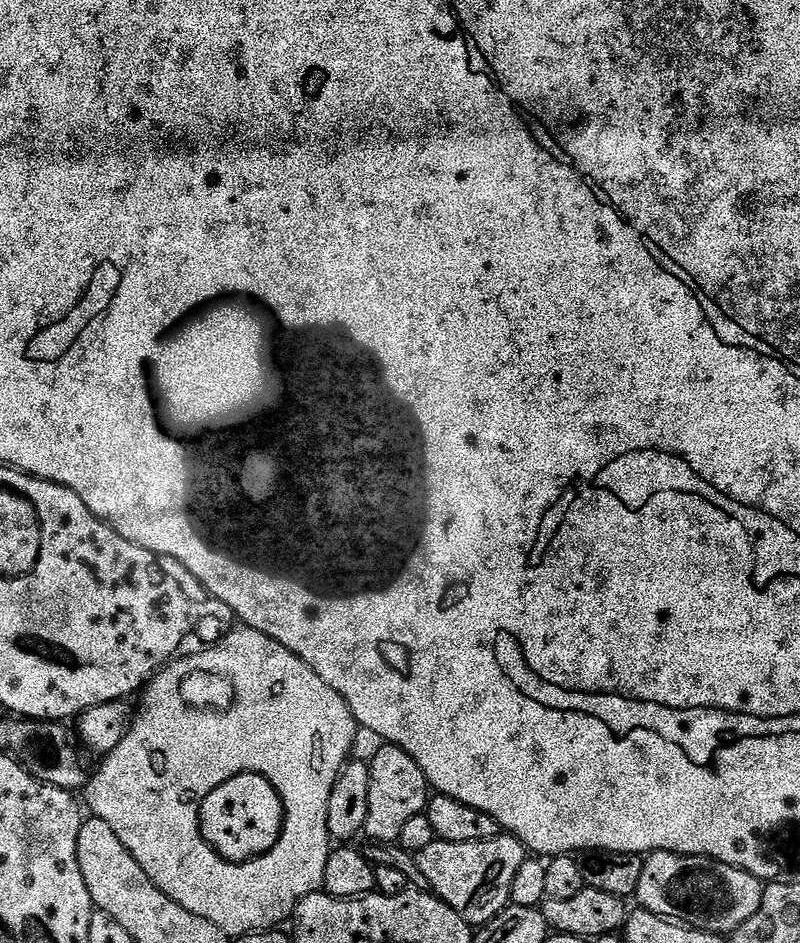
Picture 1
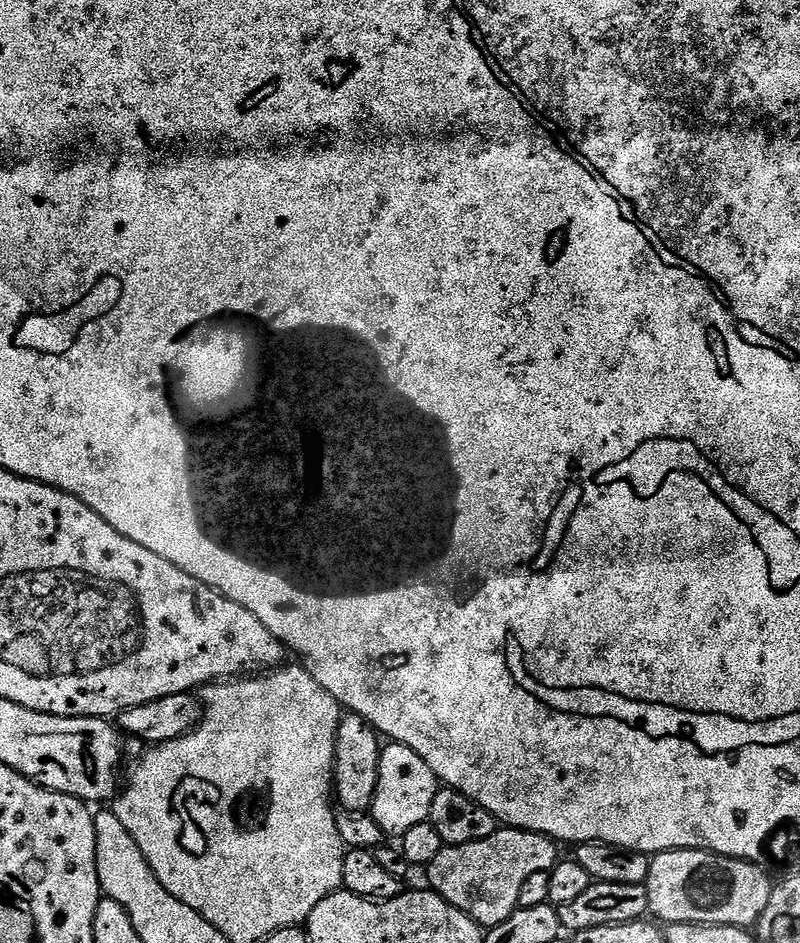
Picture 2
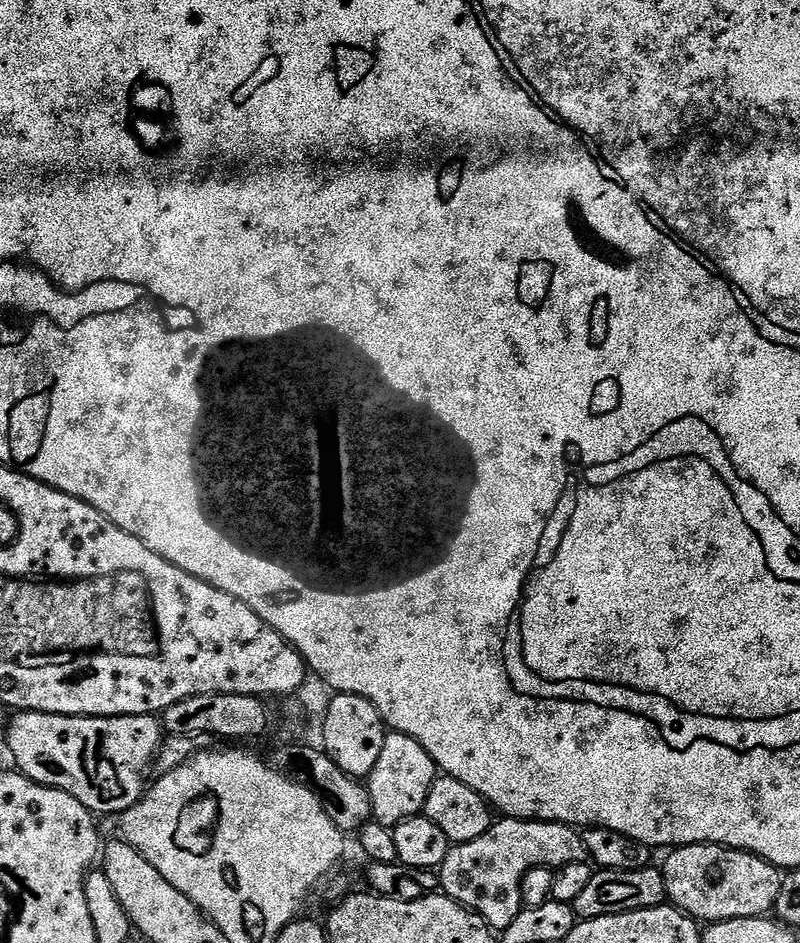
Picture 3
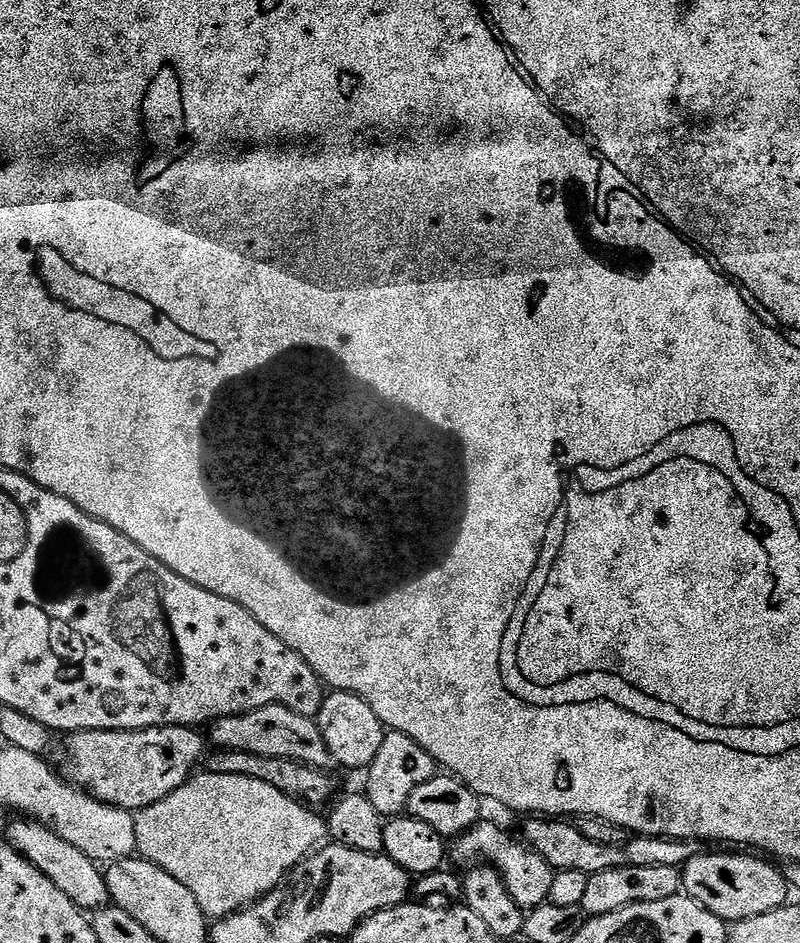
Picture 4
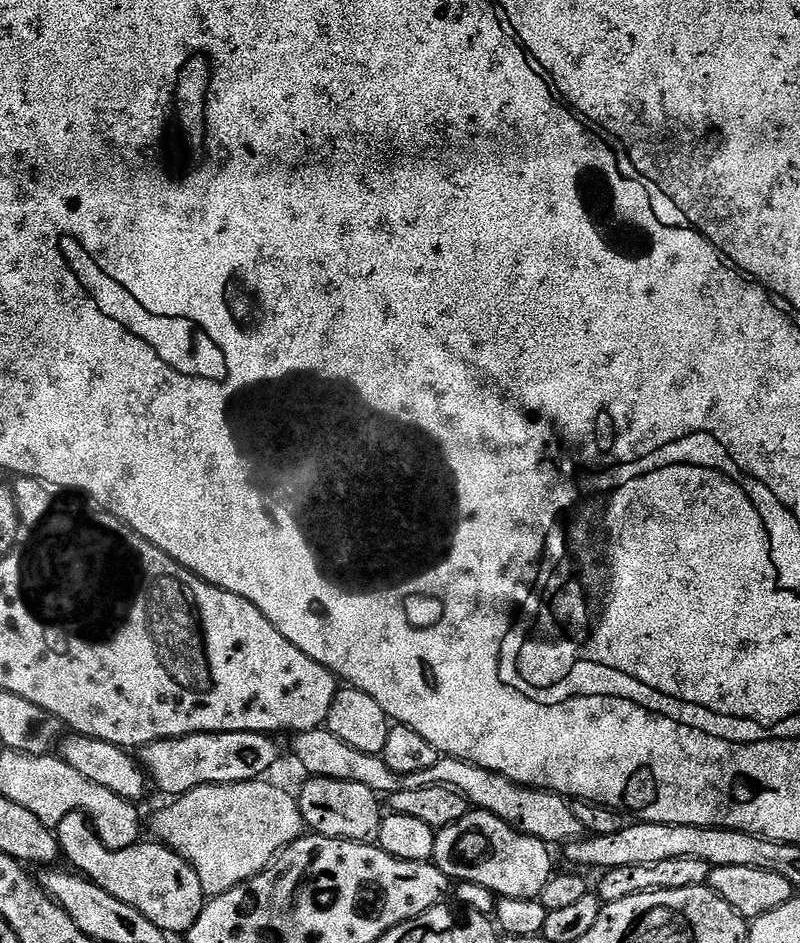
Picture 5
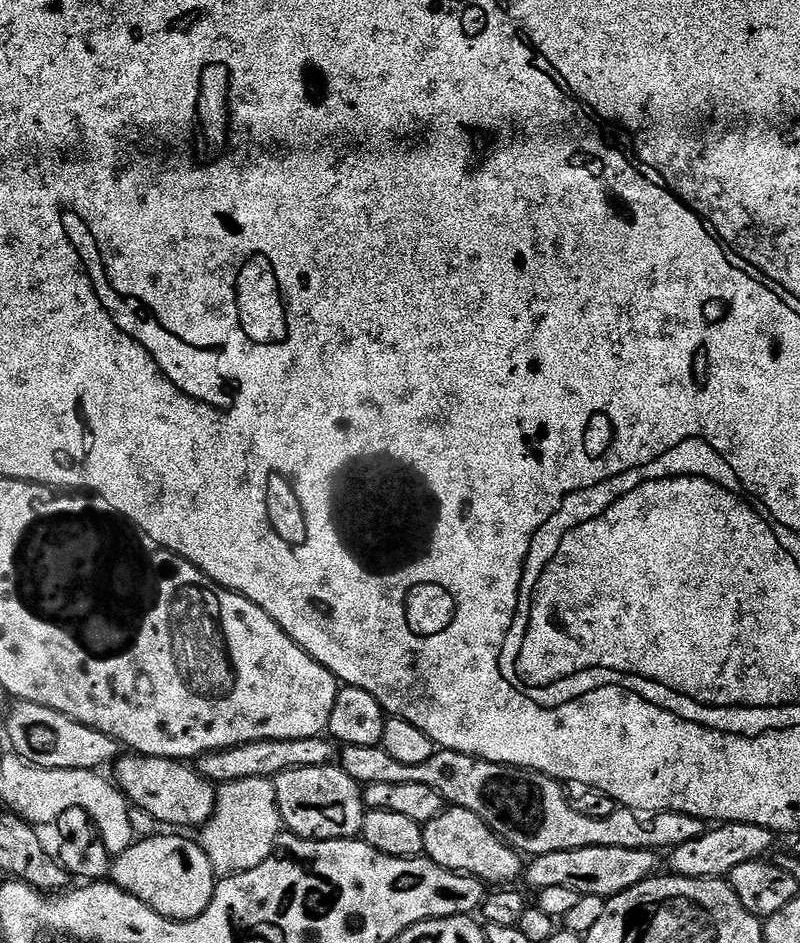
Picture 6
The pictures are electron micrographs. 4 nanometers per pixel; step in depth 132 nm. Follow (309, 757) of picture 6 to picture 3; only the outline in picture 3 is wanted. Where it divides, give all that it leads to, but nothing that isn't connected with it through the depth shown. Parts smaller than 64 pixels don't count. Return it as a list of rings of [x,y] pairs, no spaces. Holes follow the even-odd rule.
[[[17,711],[15,715],[9,719],[6,725],[8,731],[8,752],[12,755],[12,760],[17,769],[23,772],[25,776],[30,777],[34,782],[38,782],[42,786],[50,786],[62,790],[66,794],[70,794],[74,798],[78,798],[78,802],[82,802],[82,806],[86,806],[94,814],[101,817],[122,814],[126,810],[130,810],[141,798],[144,797],[146,791],[146,783],[144,779],[149,779],[152,762],[159,751],[161,744],[165,740],[166,733],[162,727],[161,721],[155,715],[150,716],[63,716],[62,714],[46,714],[45,712],[21,712]]]

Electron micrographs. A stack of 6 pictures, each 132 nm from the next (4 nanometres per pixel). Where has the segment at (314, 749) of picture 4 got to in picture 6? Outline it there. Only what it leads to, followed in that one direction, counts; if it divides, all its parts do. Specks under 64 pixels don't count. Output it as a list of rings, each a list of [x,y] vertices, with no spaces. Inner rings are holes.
[[[344,746],[338,752],[338,767],[361,786],[378,782],[418,782],[421,786],[430,786],[449,805],[478,814],[500,839],[528,858],[579,848],[671,850],[706,831],[705,821],[681,812],[634,812],[620,808],[610,818],[586,818],[568,805],[568,794],[561,781],[551,780],[541,772],[509,768],[506,764],[486,762],[461,752],[440,750],[430,762],[422,762],[422,766],[402,766],[402,762],[394,762],[382,747]]]

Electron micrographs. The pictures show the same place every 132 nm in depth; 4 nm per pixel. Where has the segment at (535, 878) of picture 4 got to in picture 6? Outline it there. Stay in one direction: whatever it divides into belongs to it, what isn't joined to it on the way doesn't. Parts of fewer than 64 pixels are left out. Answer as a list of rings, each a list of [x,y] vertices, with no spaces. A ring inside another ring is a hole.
[[[455,806],[445,807],[429,824],[423,825],[424,851],[427,859],[433,860],[451,872],[463,872],[465,876],[473,876],[483,880],[488,886],[508,886],[512,880],[521,879],[526,864],[521,853],[500,839],[494,829],[478,814],[470,814],[470,810]]]

